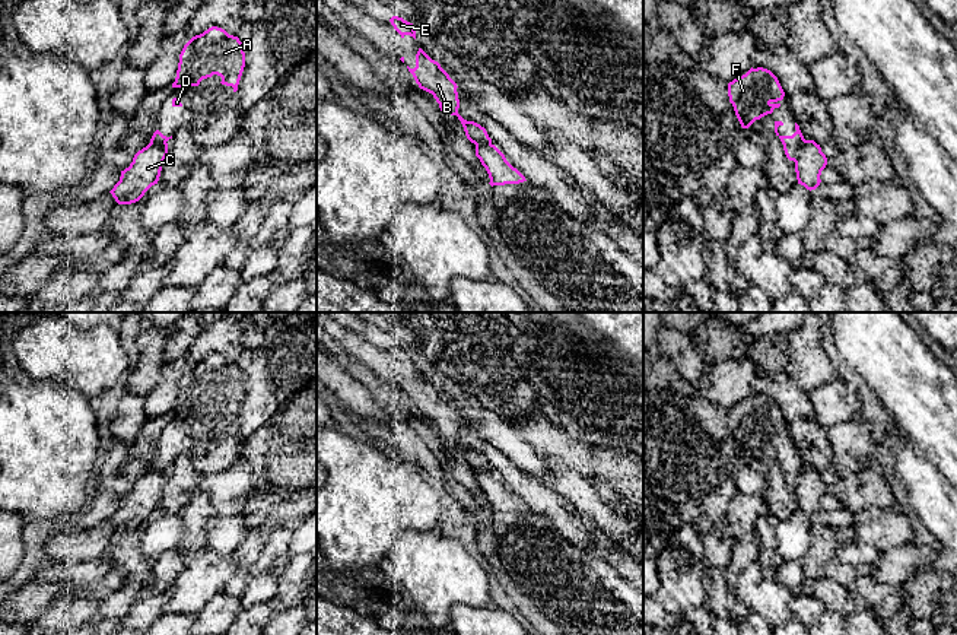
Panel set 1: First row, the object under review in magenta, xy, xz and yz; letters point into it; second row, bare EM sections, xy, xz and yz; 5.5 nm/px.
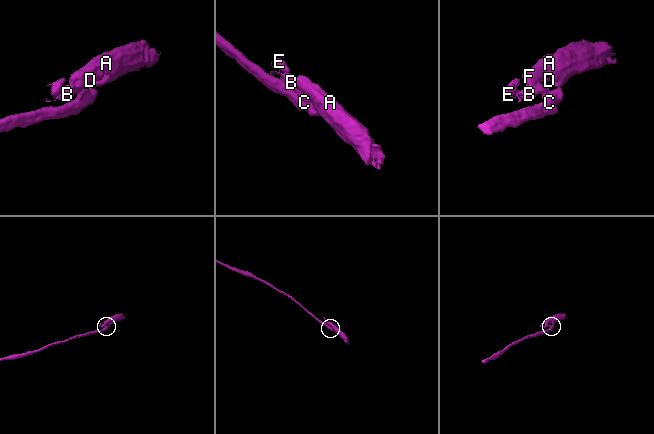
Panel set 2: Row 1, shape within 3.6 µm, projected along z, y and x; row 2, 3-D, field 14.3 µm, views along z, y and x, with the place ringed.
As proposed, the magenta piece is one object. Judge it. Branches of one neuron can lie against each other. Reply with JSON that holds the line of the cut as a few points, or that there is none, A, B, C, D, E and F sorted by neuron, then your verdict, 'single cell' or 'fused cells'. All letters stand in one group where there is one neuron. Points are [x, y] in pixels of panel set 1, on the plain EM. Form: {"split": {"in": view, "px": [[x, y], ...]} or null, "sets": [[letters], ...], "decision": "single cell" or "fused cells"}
{"split": {"in": "yz", "px": [[804, 466], [794, 488]]}, "sets": [["A", "B", "D", "E", "F"], ["C"]], "decision": "fused cells"}

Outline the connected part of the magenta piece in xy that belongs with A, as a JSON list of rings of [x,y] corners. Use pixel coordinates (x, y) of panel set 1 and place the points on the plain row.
[[[212,353],[184,372],[172,415],[198,413],[203,406],[217,401],[222,412],[232,413],[236,419],[244,394],[244,369],[225,356]]]

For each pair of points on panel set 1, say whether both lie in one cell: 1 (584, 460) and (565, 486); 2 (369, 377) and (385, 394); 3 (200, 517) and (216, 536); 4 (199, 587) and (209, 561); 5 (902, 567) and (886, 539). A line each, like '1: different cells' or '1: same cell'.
1: different cells
2: same cell
3: different cells
4: same cell
5: different cells

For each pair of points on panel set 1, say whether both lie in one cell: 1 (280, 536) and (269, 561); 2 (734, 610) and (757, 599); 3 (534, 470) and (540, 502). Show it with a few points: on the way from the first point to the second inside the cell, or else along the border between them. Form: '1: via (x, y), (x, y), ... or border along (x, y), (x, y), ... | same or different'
1: via (277, 542), (274, 555) | same
2: border along (733, 589), (752, 610) | different
3: border along (508, 459), (540, 482) | different

